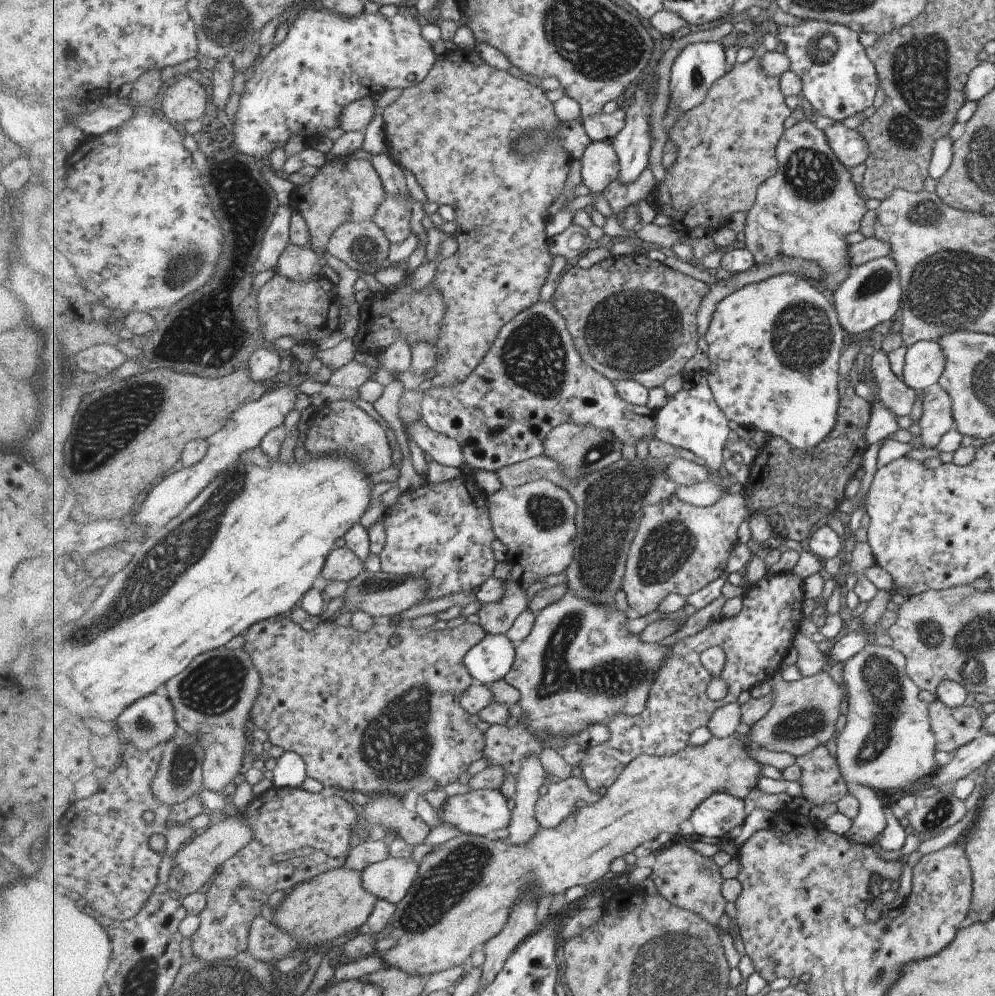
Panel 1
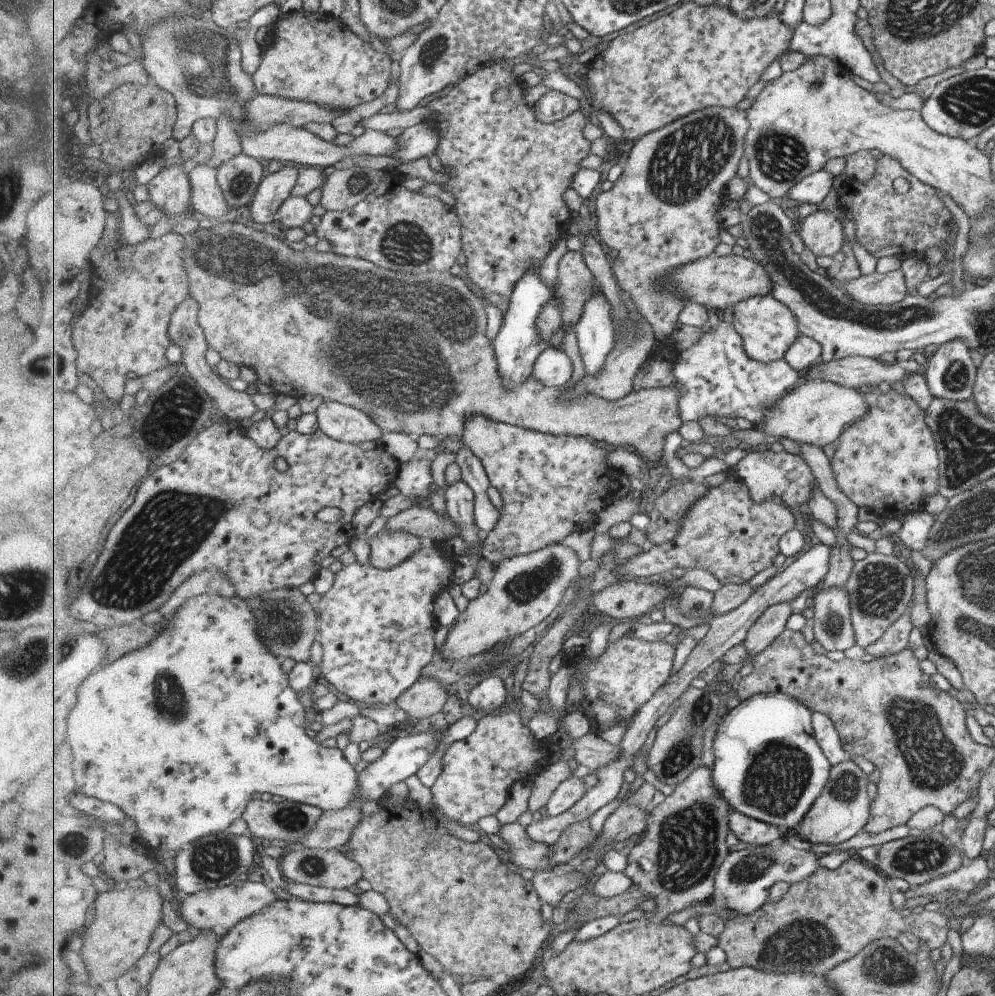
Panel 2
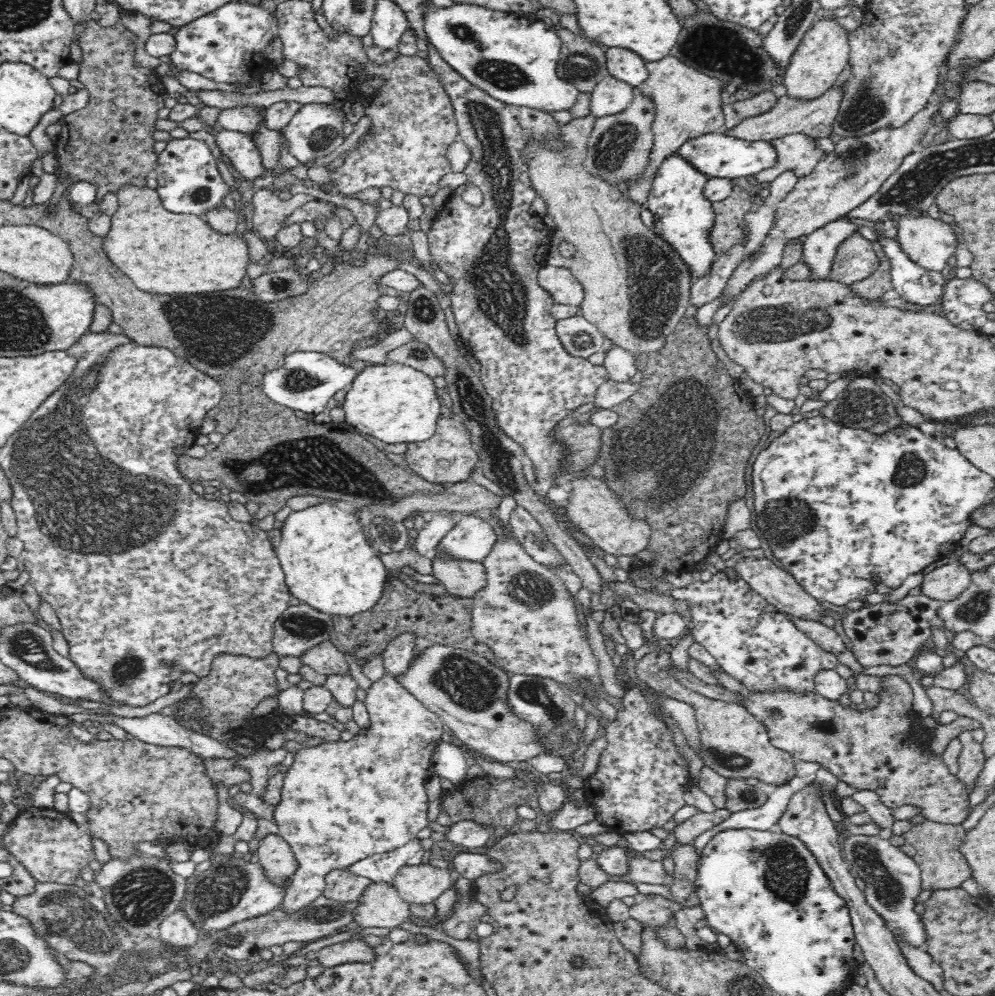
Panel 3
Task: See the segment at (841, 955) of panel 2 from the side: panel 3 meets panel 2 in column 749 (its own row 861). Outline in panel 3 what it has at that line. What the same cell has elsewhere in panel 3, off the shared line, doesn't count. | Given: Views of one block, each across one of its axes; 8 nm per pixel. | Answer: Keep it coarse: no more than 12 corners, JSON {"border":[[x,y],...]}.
{"border":[[910,817],[905,842],[923,890],[972,877],[962,823]]}

